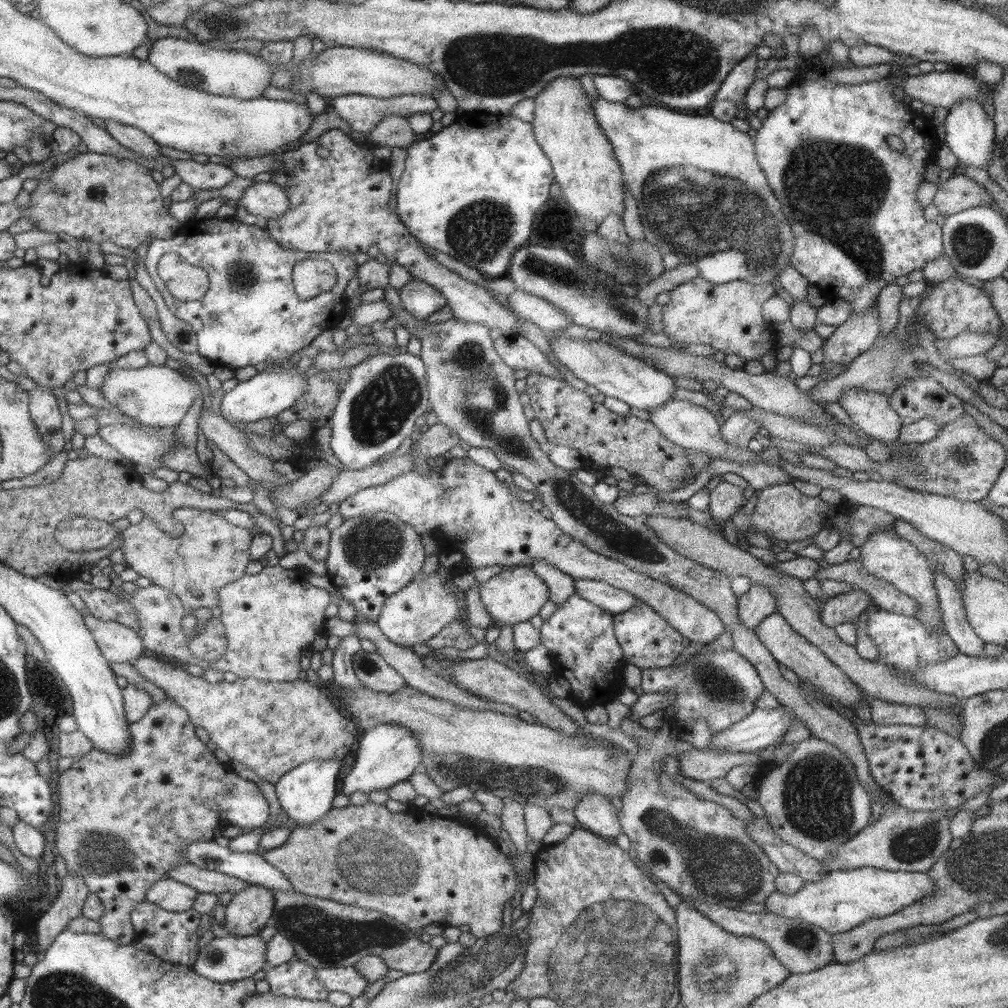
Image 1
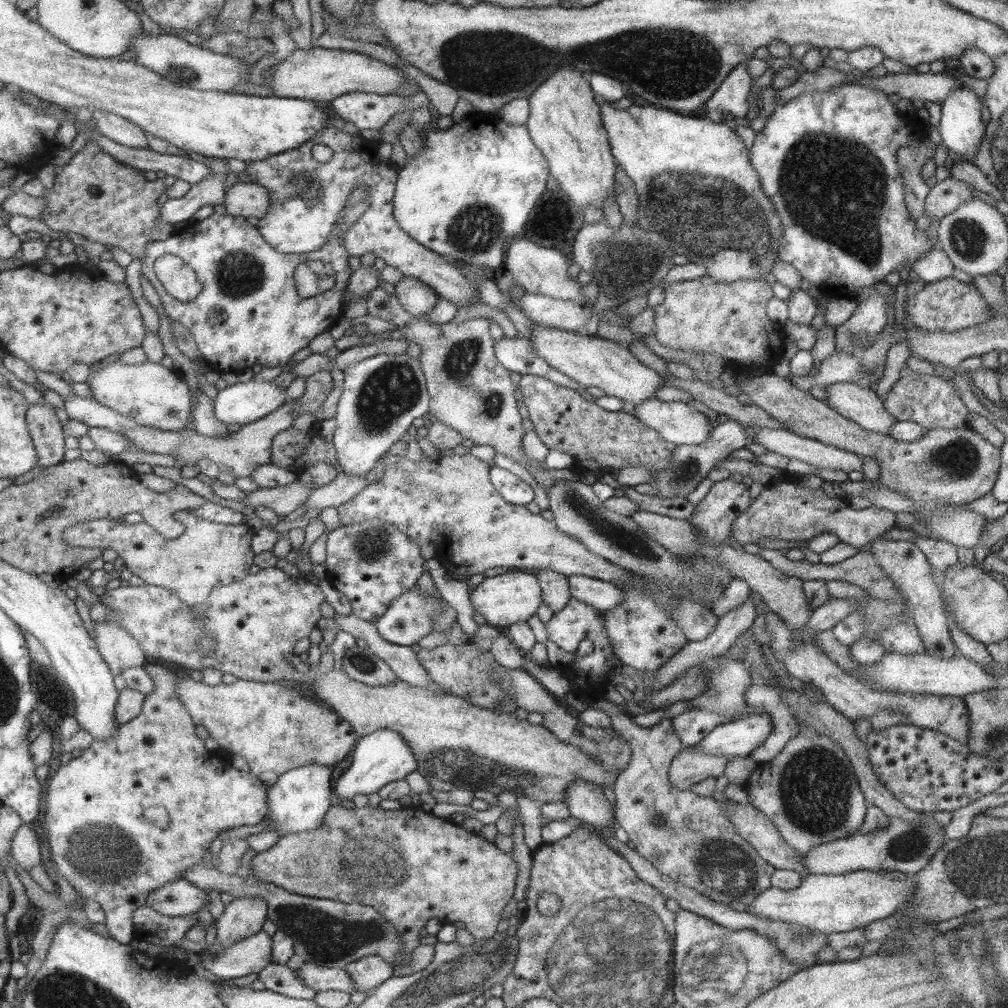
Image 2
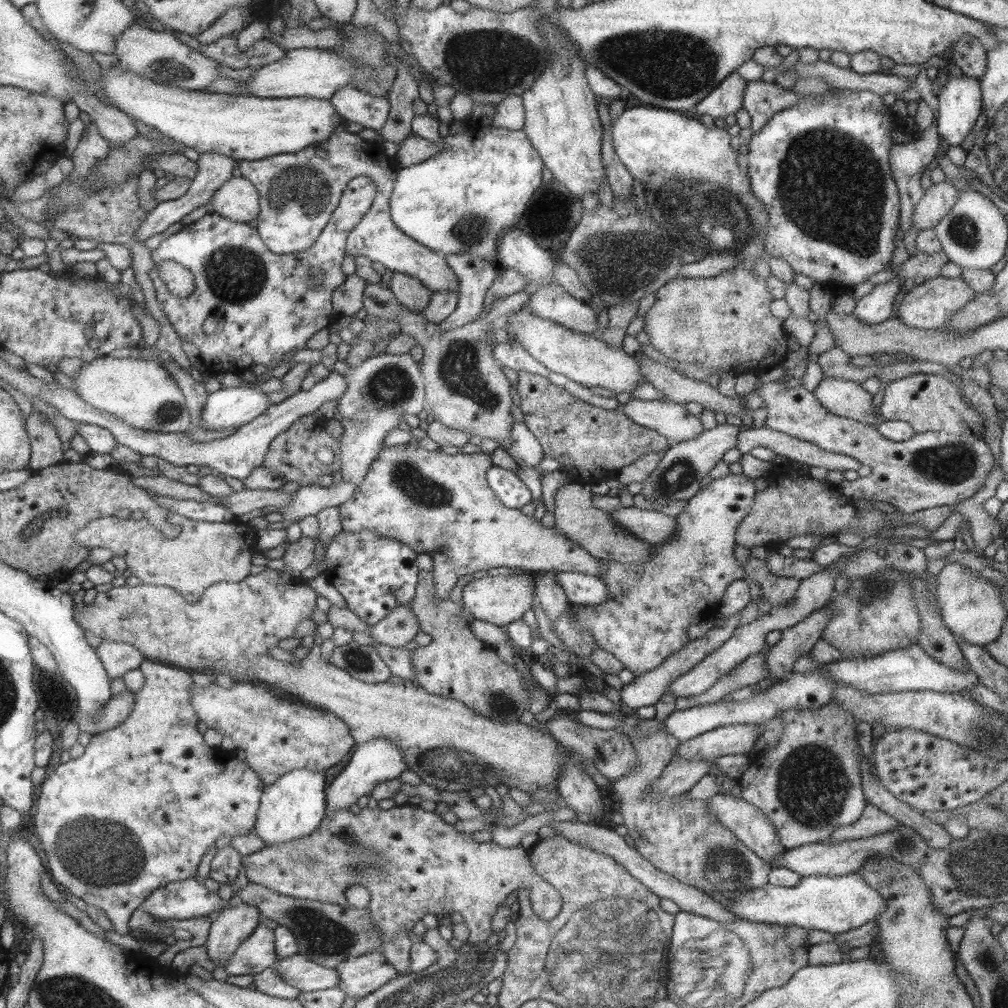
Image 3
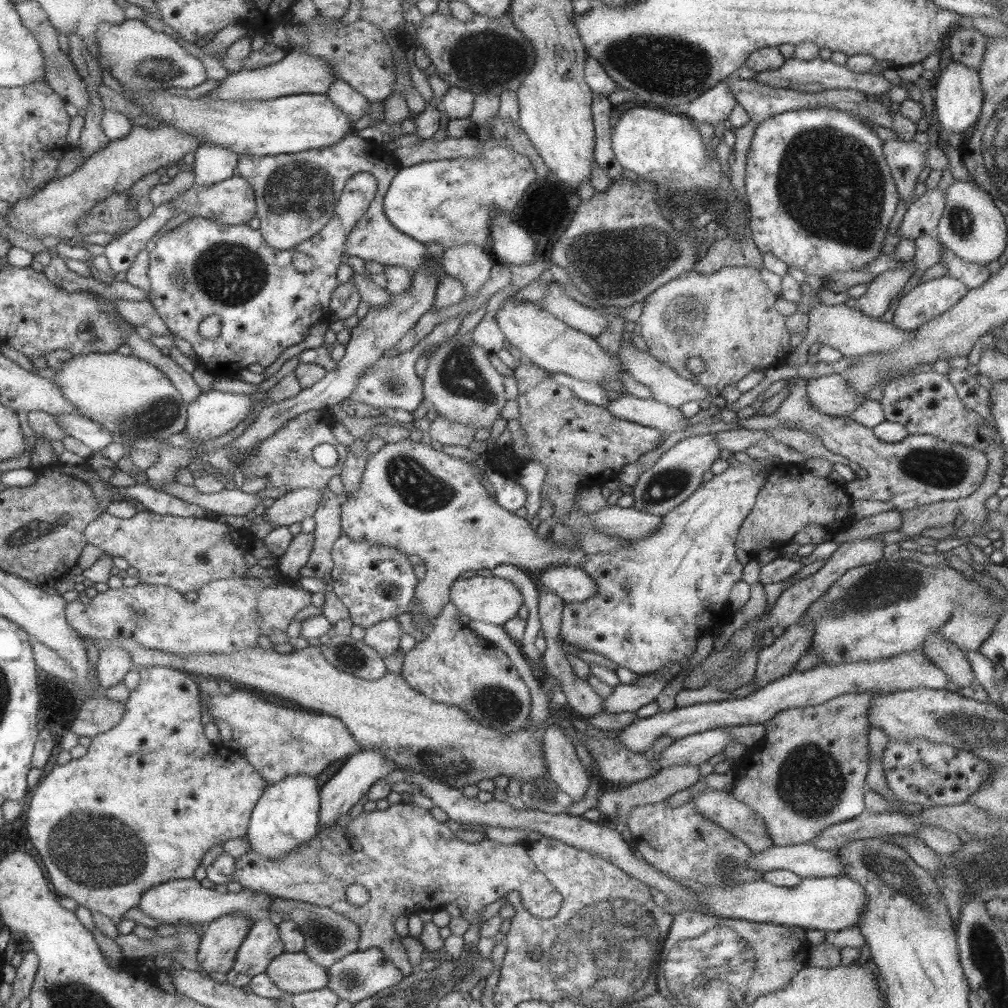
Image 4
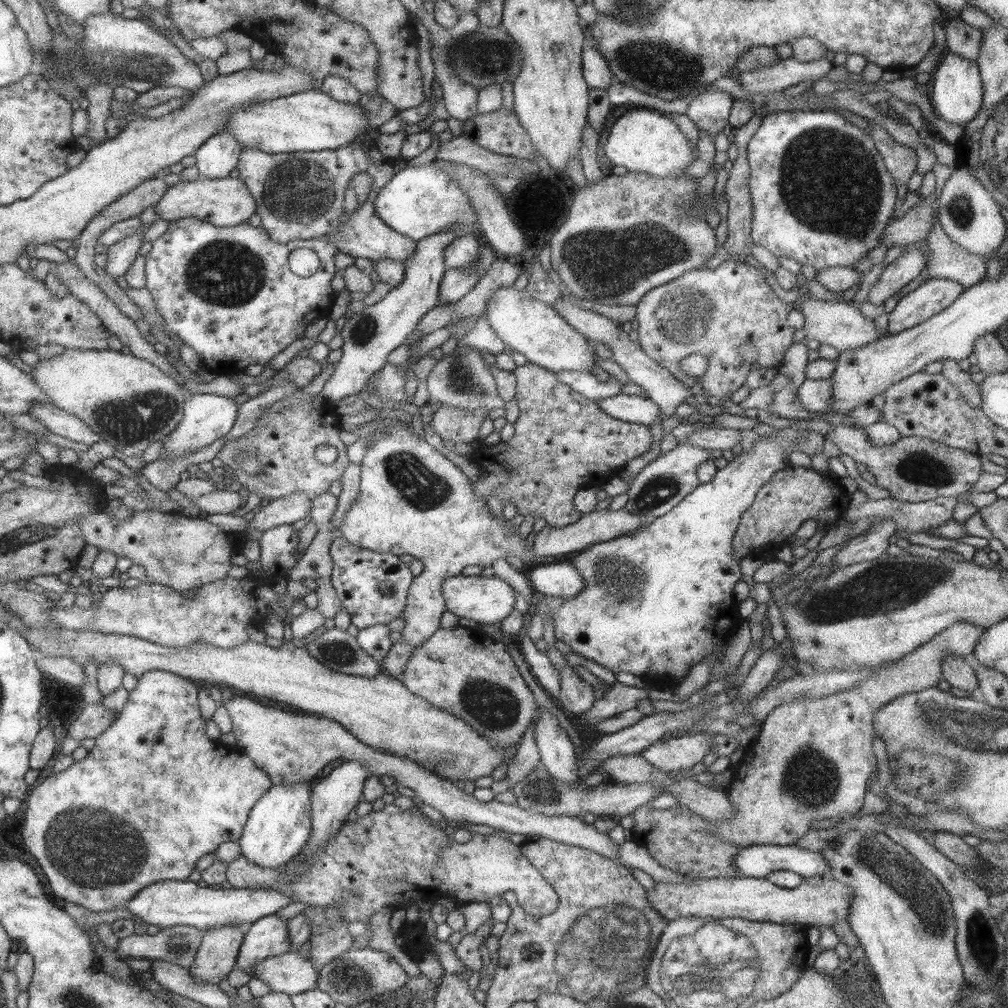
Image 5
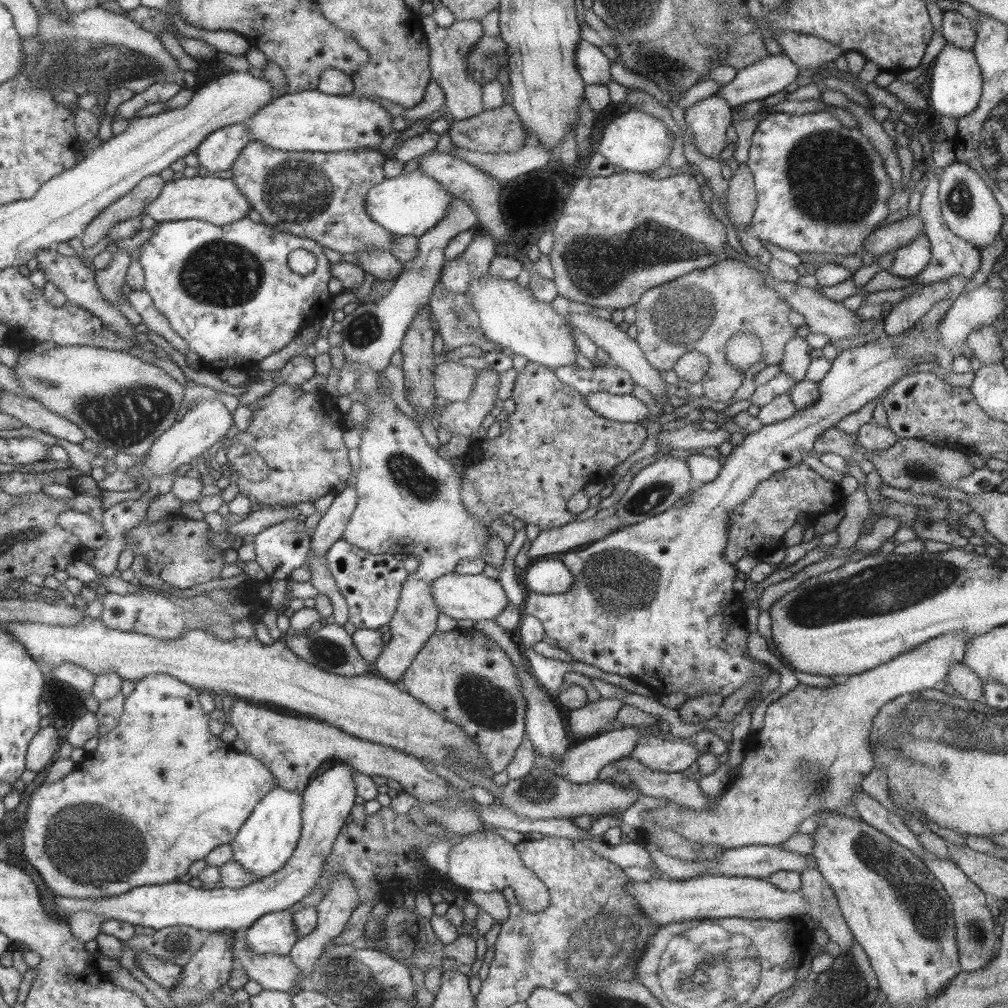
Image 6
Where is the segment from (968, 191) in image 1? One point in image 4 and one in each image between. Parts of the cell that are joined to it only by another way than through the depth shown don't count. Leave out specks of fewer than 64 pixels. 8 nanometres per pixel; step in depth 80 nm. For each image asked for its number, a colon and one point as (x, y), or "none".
2: (944, 197)
3: (936, 201)
4: (921, 217)

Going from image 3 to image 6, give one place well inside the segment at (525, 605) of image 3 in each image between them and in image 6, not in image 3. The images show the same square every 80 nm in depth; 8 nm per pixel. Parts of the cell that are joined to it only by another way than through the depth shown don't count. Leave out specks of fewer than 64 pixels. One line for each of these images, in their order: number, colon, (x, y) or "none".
4: (494, 600)
5: (486, 600)
6: (459, 596)

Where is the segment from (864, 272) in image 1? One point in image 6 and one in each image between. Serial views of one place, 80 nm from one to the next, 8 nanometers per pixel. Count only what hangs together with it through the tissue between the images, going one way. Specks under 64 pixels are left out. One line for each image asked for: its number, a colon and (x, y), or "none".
2: (826, 160)
3: (820, 170)
4: (819, 193)
5: (820, 194)
6: (820, 187)

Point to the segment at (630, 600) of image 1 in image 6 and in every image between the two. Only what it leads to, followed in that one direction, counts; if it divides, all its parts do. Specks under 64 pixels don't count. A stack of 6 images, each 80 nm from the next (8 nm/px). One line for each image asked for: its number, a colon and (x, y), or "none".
2: (601, 595)
3: (580, 589)
4: (570, 584)
5: (558, 579)
6: (547, 577)

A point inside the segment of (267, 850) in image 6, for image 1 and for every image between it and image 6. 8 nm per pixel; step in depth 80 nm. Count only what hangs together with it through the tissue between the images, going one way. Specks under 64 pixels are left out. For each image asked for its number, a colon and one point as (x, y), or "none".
1: (304, 793)
2: (298, 800)
3: (293, 806)
4: (286, 814)
5: (277, 826)

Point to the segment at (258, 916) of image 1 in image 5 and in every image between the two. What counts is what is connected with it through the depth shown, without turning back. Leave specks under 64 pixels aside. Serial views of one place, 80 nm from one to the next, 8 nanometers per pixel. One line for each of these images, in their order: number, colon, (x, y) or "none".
2: (242, 917)
3: (234, 922)
4: (217, 947)
5: (216, 956)

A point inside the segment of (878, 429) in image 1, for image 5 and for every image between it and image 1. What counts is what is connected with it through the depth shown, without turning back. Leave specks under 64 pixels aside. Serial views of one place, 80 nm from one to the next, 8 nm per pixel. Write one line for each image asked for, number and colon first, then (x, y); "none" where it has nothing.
2: (857, 402)
3: (845, 398)
4: (829, 394)
5: (813, 395)

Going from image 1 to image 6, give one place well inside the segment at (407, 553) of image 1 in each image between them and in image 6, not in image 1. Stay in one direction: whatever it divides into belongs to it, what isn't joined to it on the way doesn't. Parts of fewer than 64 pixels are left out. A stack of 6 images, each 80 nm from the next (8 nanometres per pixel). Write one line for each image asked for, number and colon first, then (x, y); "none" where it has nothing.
2: (370, 564)
3: (374, 574)
4: (375, 583)
5: (372, 587)
6: (370, 584)

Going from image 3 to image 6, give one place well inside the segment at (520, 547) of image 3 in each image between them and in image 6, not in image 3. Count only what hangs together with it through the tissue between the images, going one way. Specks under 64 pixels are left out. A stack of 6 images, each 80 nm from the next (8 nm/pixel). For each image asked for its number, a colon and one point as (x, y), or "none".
4: (412, 498)
5: (412, 500)
6: (408, 502)

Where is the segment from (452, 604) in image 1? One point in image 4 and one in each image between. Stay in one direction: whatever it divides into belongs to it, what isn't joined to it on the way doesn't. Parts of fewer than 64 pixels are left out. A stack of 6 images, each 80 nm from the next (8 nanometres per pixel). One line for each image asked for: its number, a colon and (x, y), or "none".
2: (408, 618)
3: (399, 627)
4: (383, 636)

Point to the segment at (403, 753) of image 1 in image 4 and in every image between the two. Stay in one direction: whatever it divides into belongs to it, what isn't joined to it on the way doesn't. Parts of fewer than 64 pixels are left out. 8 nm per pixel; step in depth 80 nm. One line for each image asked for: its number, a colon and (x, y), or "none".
2: (382, 756)
3: (374, 761)
4: (339, 793)

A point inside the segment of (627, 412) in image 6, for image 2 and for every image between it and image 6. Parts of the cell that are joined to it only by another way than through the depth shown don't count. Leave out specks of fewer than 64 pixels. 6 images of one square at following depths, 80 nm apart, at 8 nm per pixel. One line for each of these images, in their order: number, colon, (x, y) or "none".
2: (675, 421)
3: (671, 420)
4: (647, 412)
5: (630, 408)

